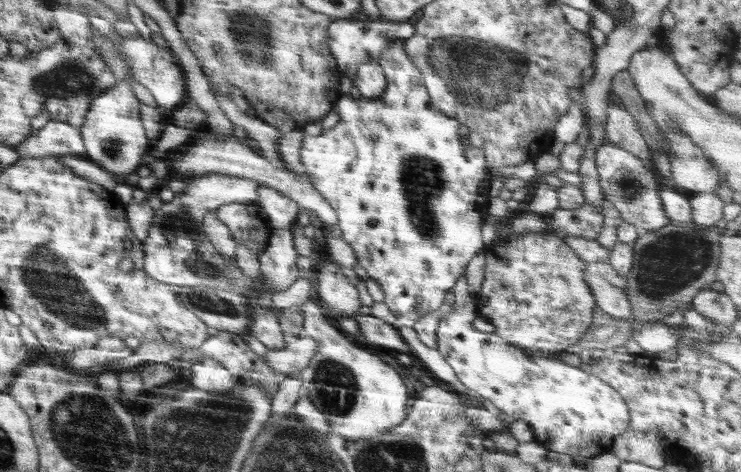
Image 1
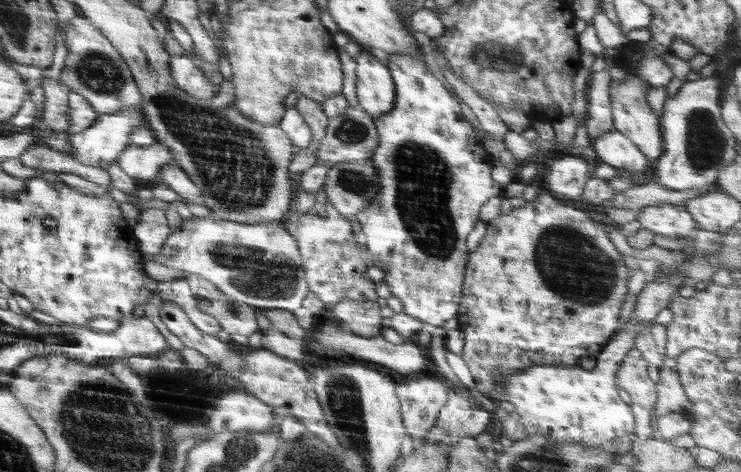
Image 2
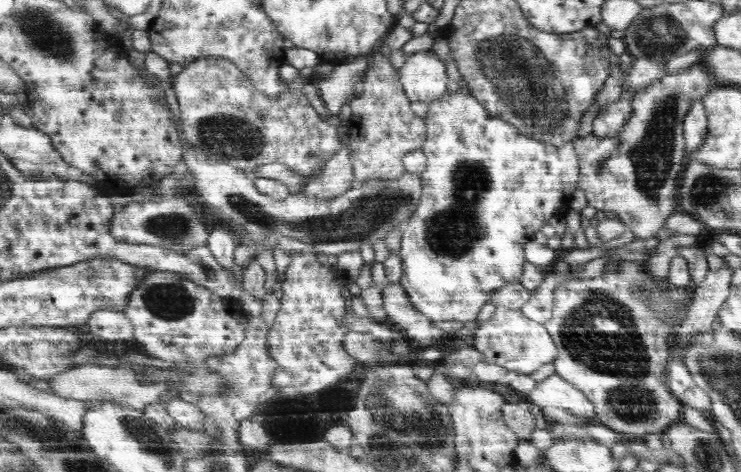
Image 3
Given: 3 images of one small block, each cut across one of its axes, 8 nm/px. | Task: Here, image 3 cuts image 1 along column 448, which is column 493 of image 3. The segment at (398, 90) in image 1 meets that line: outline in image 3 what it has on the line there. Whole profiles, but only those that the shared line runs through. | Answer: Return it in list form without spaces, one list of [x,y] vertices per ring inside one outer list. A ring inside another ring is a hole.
[[[460,84],[458,91],[450,95],[447,94],[440,100],[429,104],[429,110],[425,116],[427,124],[427,137],[421,149],[427,157],[427,168],[421,173],[422,192],[421,199],[418,203],[414,214],[406,220],[403,226],[401,240],[401,258],[403,264],[403,275],[399,283],[408,295],[410,305],[416,311],[426,315],[432,321],[440,320],[460,320],[460,322],[474,321],[479,314],[482,306],[490,303],[489,297],[494,291],[506,286],[507,284],[520,283],[523,264],[527,261],[524,252],[524,245],[534,240],[534,234],[540,230],[544,224],[548,224],[554,216],[566,218],[571,214],[570,196],[572,192],[578,189],[579,181],[579,161],[573,141],[566,142],[564,146],[558,148],[545,142],[540,142],[534,138],[528,138],[517,131],[508,122],[500,118],[494,118],[482,105],[477,102],[468,86]]]

